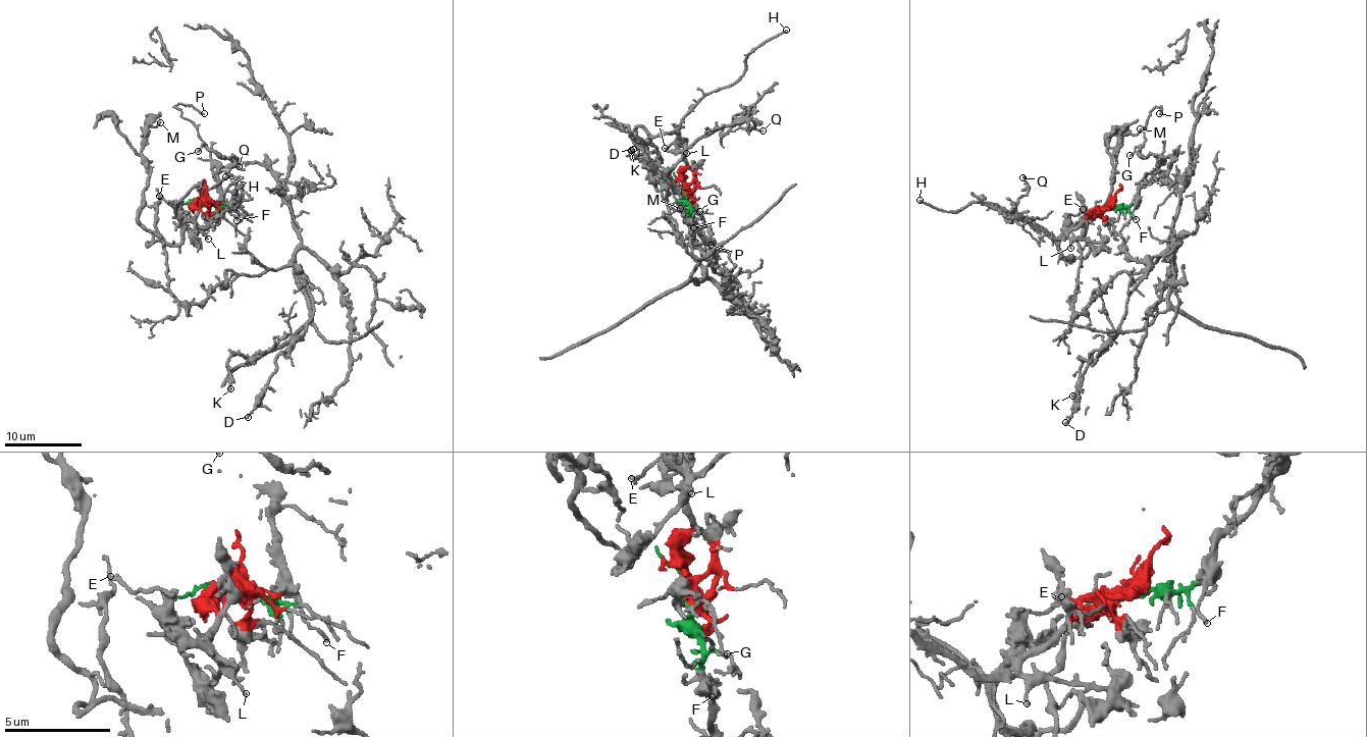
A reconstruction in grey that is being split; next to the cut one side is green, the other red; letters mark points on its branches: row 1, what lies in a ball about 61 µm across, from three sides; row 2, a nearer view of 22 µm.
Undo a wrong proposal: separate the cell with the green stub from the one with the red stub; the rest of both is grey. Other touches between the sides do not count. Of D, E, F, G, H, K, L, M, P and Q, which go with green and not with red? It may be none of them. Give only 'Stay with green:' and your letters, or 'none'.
Stay with green: D, F, G, K, P

